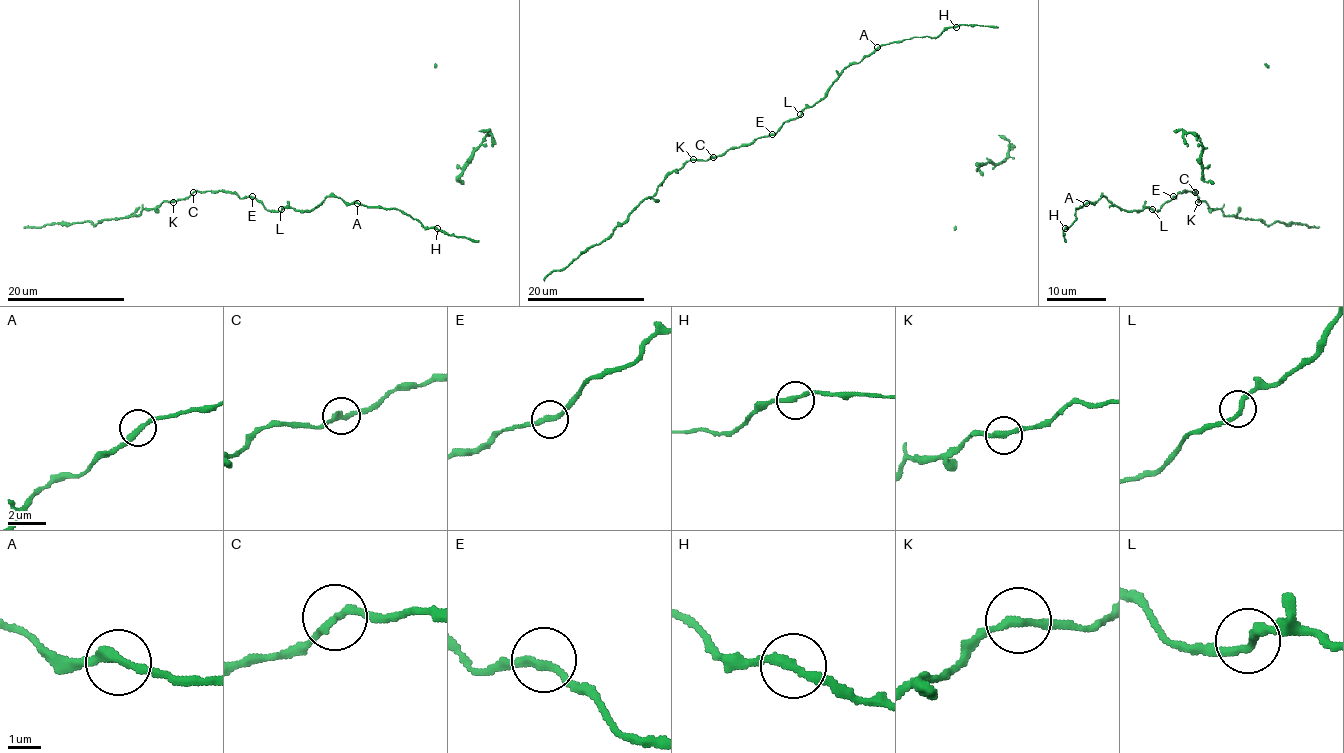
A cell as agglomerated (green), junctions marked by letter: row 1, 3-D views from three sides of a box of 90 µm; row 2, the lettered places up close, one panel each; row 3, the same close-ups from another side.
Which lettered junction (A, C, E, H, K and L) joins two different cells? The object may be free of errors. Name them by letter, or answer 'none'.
none

